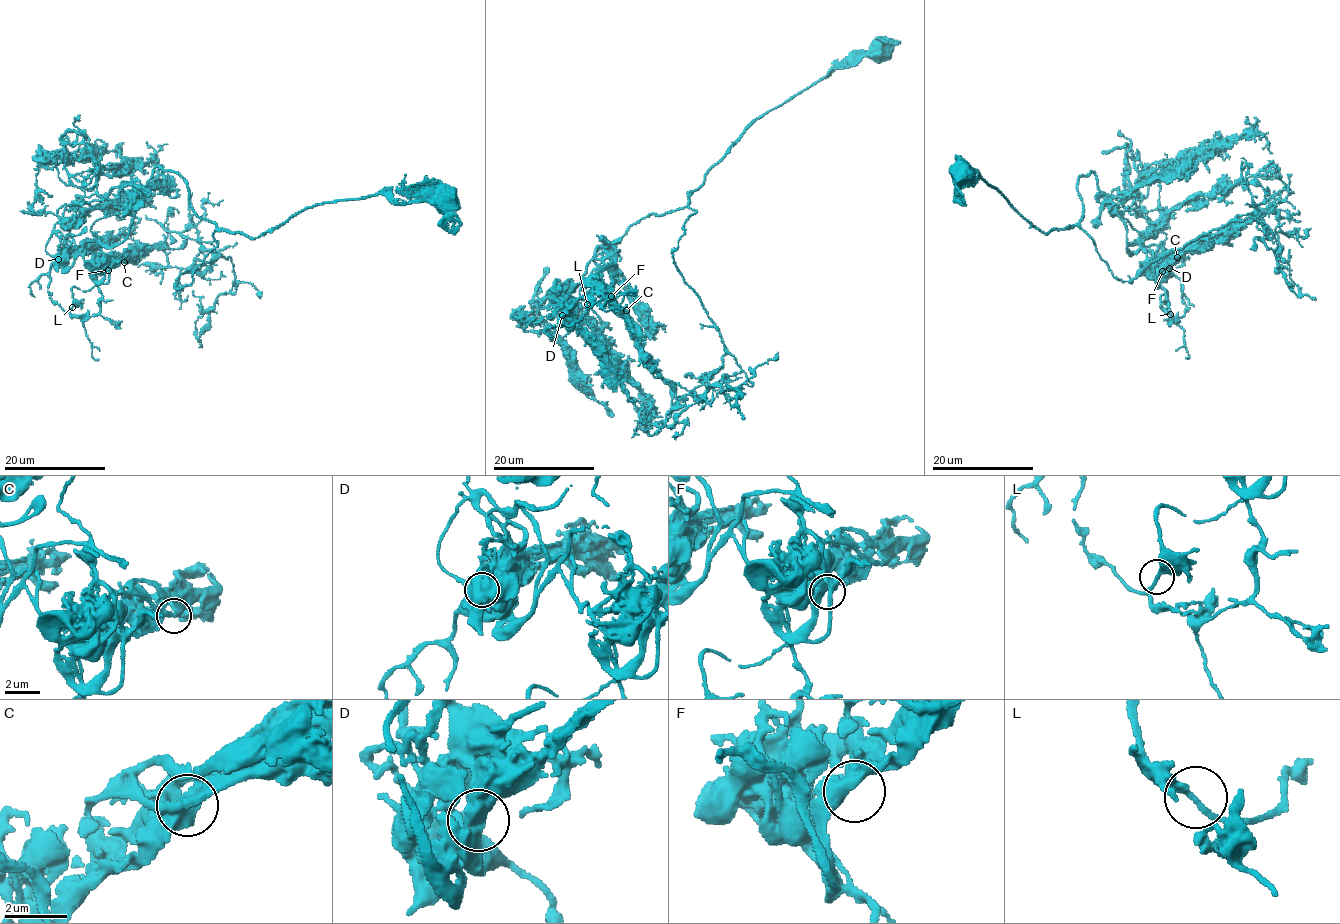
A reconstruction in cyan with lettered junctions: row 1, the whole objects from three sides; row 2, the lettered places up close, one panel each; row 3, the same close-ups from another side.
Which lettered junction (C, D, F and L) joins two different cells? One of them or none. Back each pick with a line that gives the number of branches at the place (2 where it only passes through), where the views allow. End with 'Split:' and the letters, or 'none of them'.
Split: none of them

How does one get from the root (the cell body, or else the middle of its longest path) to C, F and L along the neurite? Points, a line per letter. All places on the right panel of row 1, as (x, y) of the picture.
C: (963, 174), (998, 189), (1048, 234), (1083, 218), (1077, 180), (1092, 172), (1131, 252), (1177, 256)
F: (963, 174), (998, 189), (1048, 234), (1083, 218), (1077, 180), (1092, 172), (1128, 249), (1142, 249), (1162, 271)
L: (963, 174), (1048, 234), (1083, 218), (1077, 180), (1092, 172), (1170, 314)

